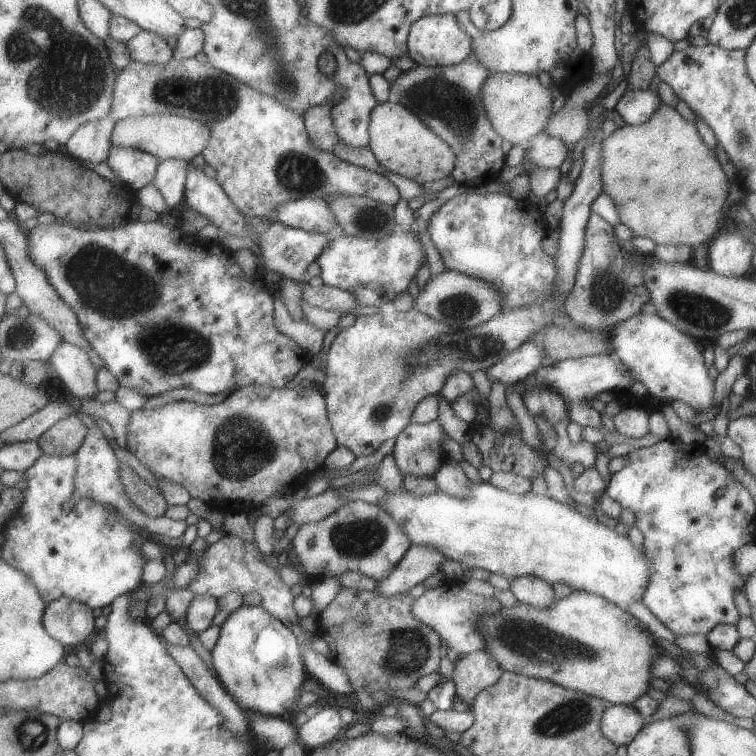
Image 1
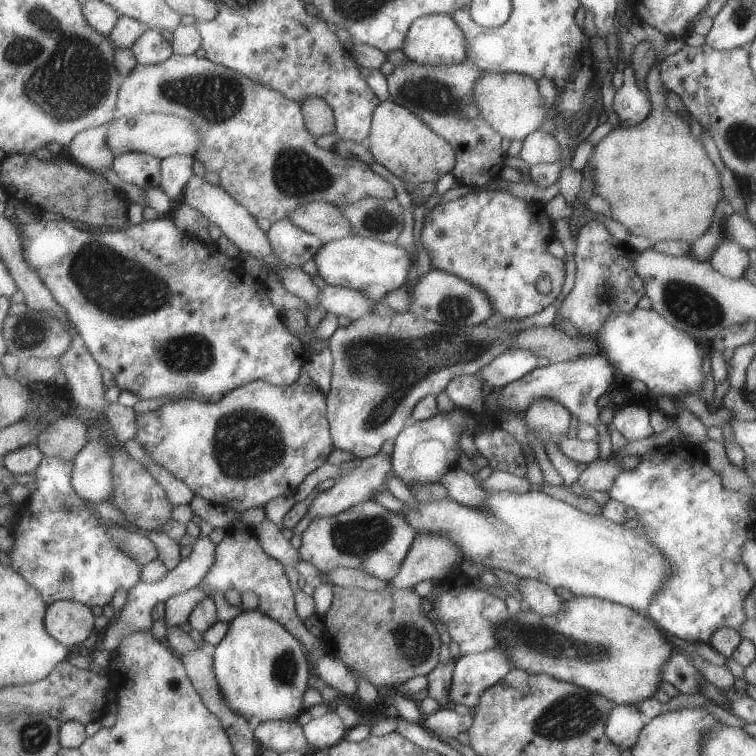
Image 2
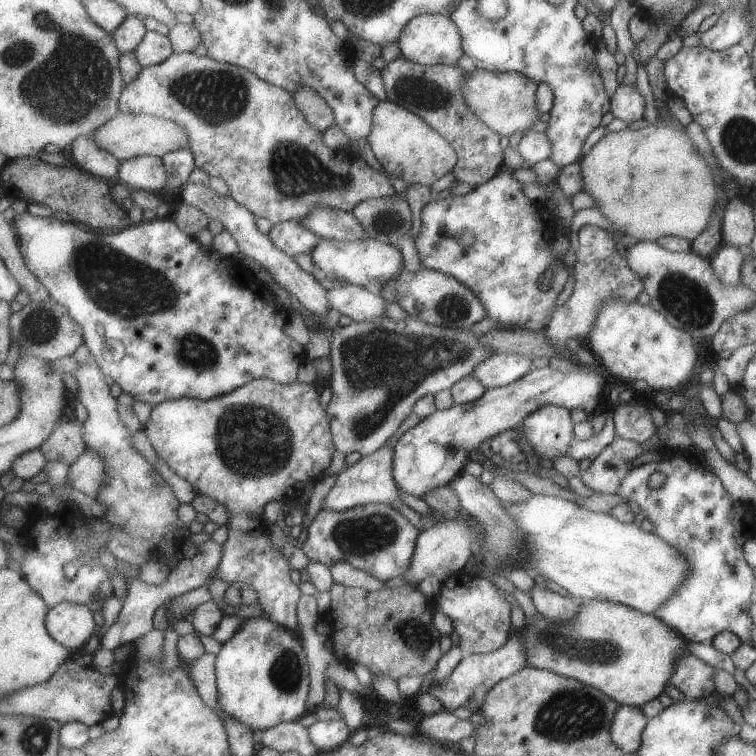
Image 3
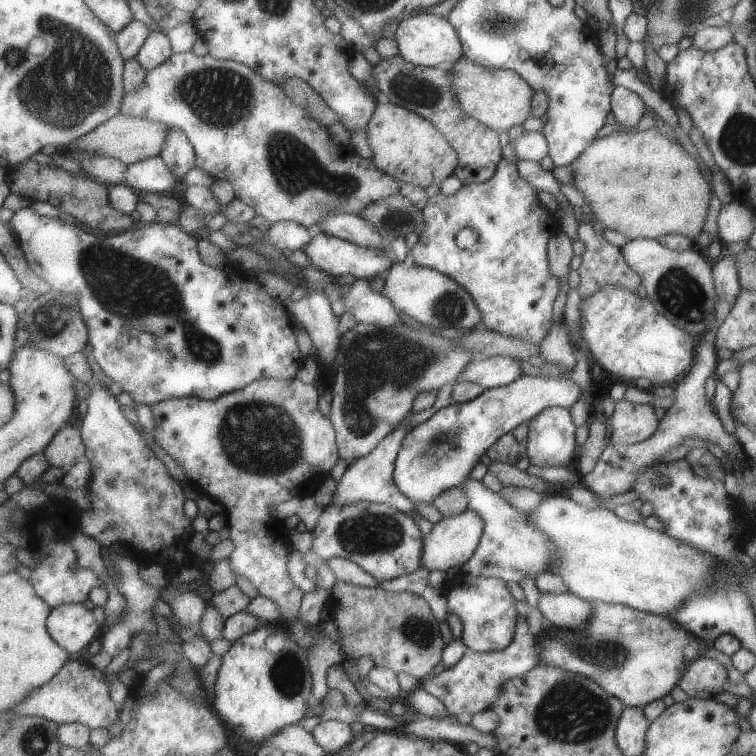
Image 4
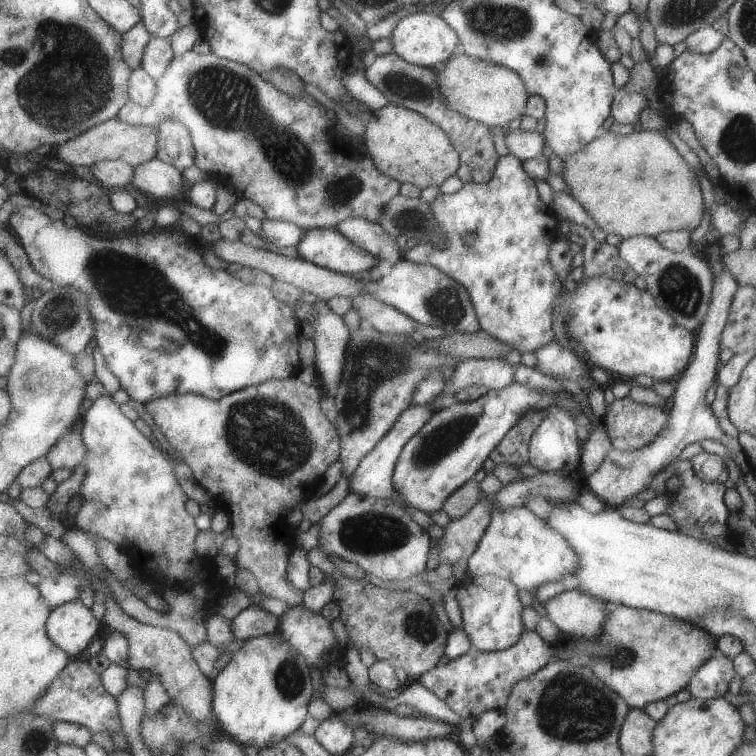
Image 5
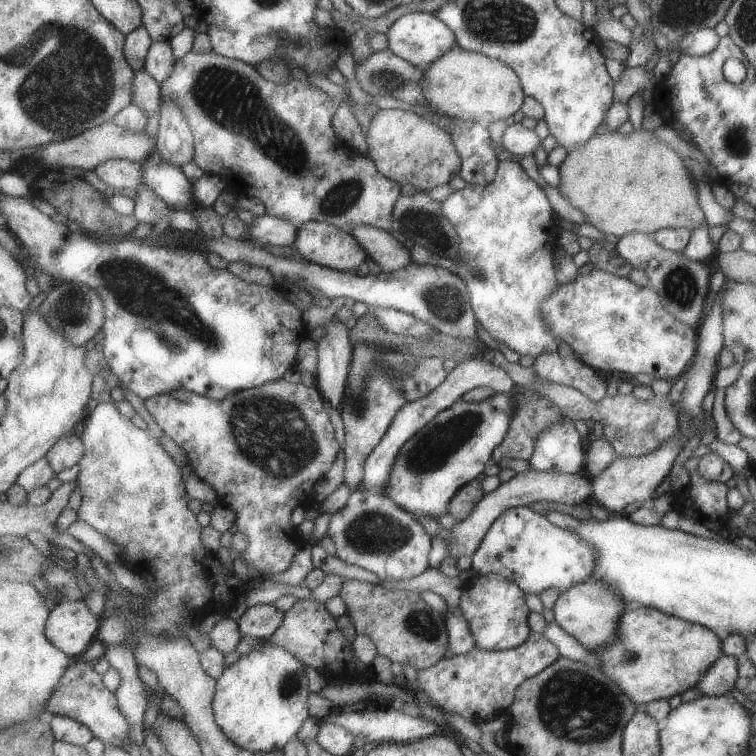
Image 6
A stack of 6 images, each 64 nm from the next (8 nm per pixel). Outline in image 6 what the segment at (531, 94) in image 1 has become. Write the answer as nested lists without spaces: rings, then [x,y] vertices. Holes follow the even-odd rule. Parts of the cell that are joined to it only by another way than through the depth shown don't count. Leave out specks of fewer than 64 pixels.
[[[455,44],[455,48],[451,52],[447,52],[445,56],[441,56],[439,60],[435,60],[422,71],[423,74],[421,74],[421,80],[417,82],[417,86],[423,92],[423,98],[427,102],[426,106],[448,118],[475,122],[475,124],[486,127],[490,122],[505,121],[519,110],[521,102],[523,102],[522,85],[514,69],[499,60],[487,58],[477,52],[469,52],[458,44]]]

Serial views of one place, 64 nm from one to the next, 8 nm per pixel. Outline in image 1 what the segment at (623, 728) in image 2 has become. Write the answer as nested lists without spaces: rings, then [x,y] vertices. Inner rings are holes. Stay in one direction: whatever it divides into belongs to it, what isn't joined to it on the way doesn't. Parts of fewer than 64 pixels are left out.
[[[610,704],[601,714],[601,734],[616,747],[627,746],[644,721],[633,704]]]

